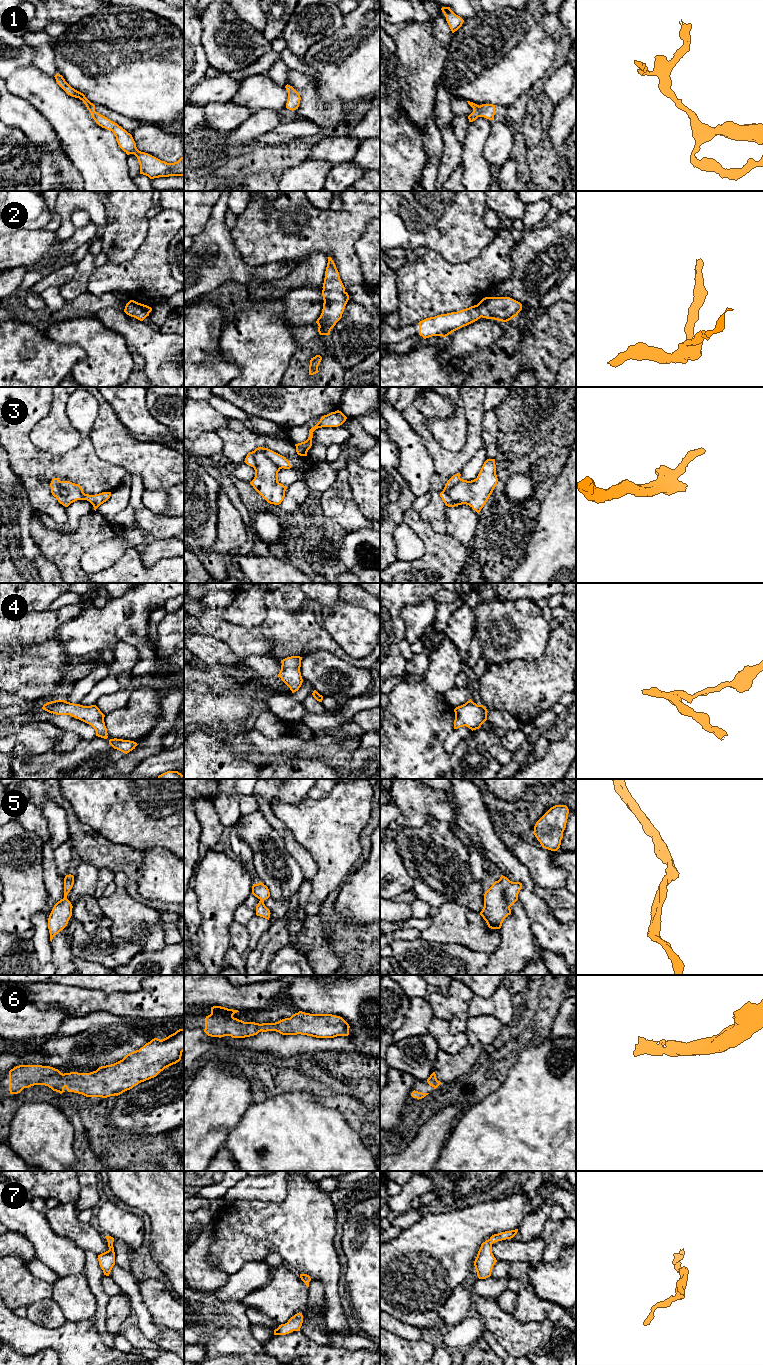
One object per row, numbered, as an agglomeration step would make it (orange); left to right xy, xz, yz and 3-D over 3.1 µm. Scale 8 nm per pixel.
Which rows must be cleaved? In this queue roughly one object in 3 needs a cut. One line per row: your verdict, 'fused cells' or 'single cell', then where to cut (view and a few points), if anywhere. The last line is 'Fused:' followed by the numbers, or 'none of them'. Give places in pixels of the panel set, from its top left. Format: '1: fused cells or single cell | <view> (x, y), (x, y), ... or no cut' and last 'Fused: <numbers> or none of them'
1: single cell | no cut
2: single cell | no cut
3: fused cells | xz (255, 454), (264, 454), (280, 468)
4: single cell | no cut
5: single cell | no cut
6: single cell | no cut
7: single cell | no cut
Fused: 3

